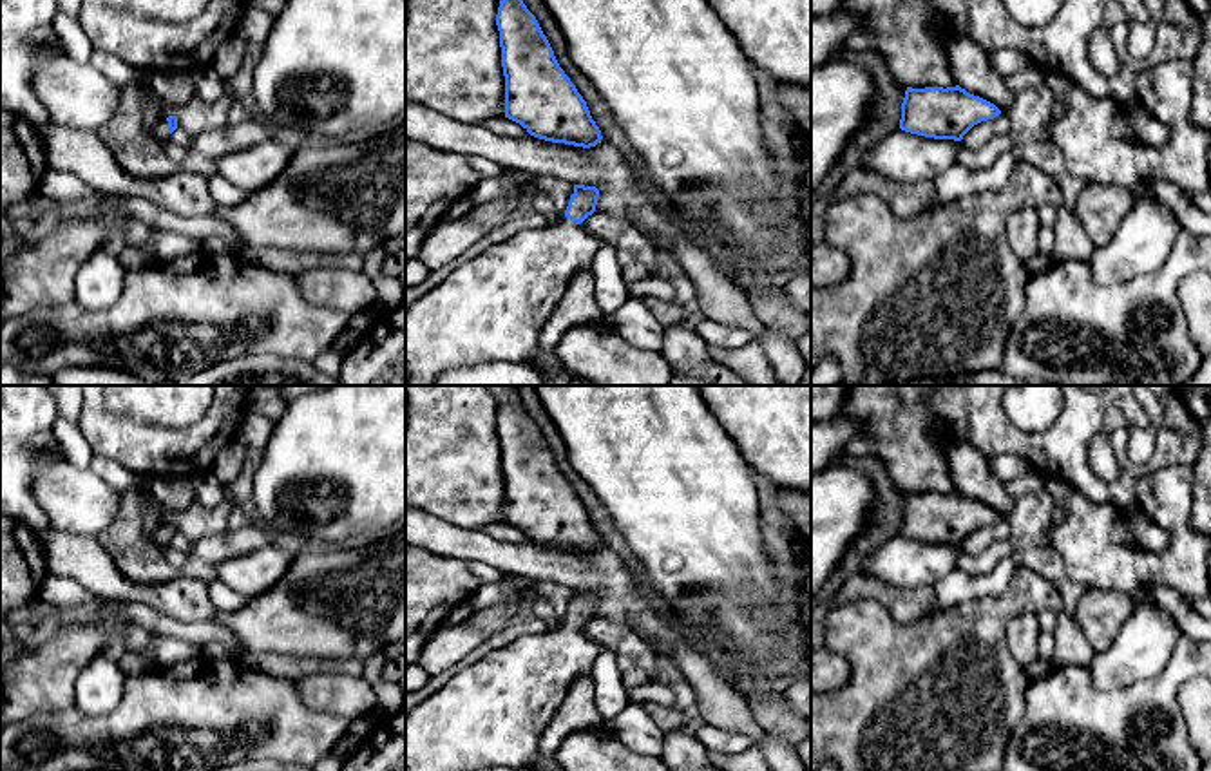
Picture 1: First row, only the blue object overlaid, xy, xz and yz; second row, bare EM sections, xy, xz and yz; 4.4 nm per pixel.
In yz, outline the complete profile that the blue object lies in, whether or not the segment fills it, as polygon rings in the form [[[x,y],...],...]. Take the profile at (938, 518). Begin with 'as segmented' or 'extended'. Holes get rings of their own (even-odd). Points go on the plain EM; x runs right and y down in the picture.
as segmented | [[[959,490],[907,492],[901,509],[900,534],[911,539],[961,547],[977,528],[999,521],[1001,516]]]

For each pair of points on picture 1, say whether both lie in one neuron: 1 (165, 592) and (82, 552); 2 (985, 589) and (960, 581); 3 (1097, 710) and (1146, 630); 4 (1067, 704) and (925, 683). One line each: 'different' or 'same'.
1: same
2: same
3: different
4: different

